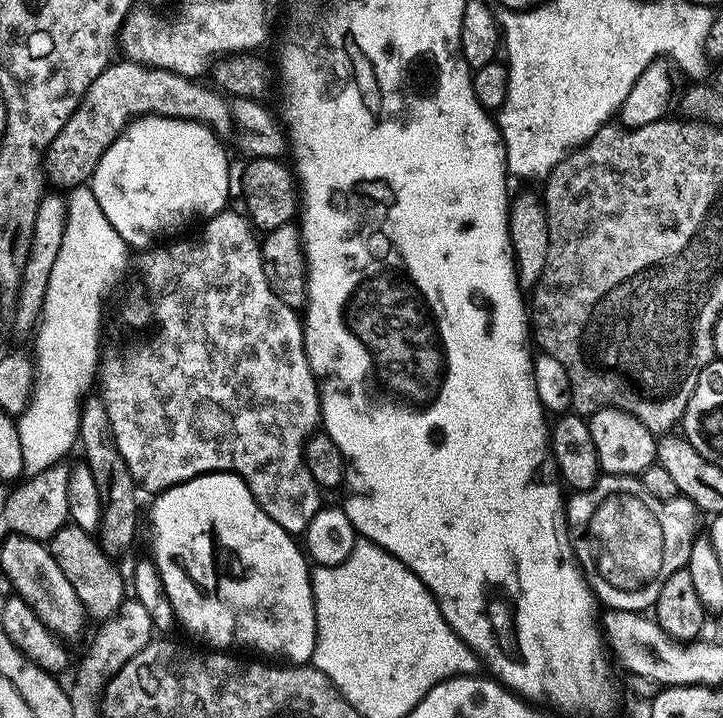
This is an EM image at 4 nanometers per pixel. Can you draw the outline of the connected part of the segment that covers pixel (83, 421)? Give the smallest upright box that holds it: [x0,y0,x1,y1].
[79,395,138,558]

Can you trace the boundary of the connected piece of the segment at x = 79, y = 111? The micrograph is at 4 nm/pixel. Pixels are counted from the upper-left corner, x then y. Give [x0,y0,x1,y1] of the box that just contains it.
[44,58,233,190]

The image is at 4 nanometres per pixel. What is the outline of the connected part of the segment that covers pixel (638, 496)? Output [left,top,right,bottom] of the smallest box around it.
[566,474,698,613]

